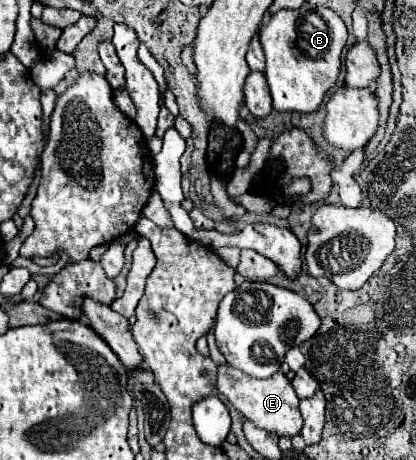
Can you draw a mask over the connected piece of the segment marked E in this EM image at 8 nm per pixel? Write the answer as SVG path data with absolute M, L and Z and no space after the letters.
M219 364L215 390L223 394L247 420L255 422L259 428L265 428L279 436L297 436L301 432L303 418L299 412L299 398L283 372L277 372L265 380L257 380L233 368L231 364Z

